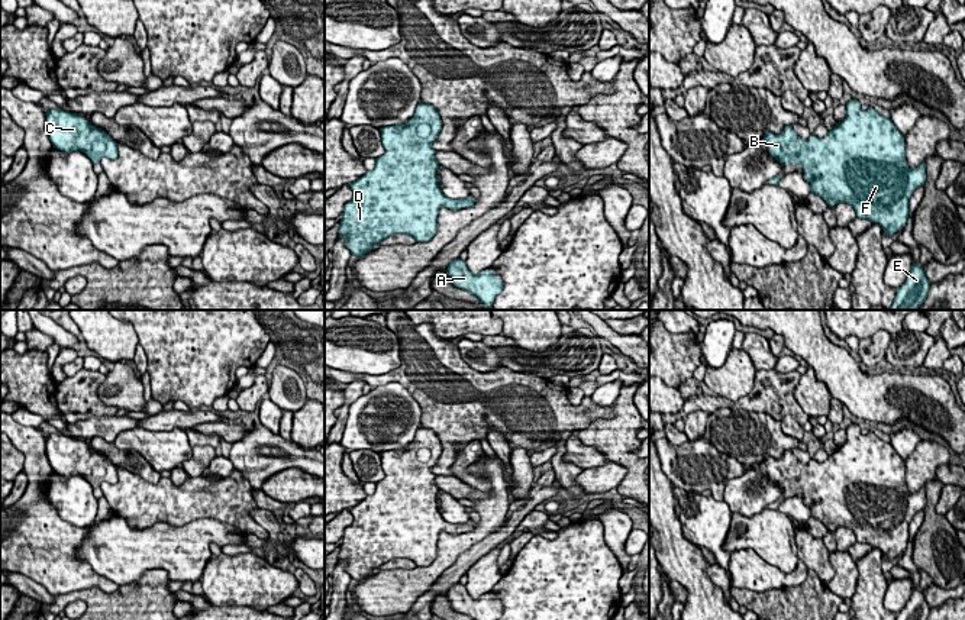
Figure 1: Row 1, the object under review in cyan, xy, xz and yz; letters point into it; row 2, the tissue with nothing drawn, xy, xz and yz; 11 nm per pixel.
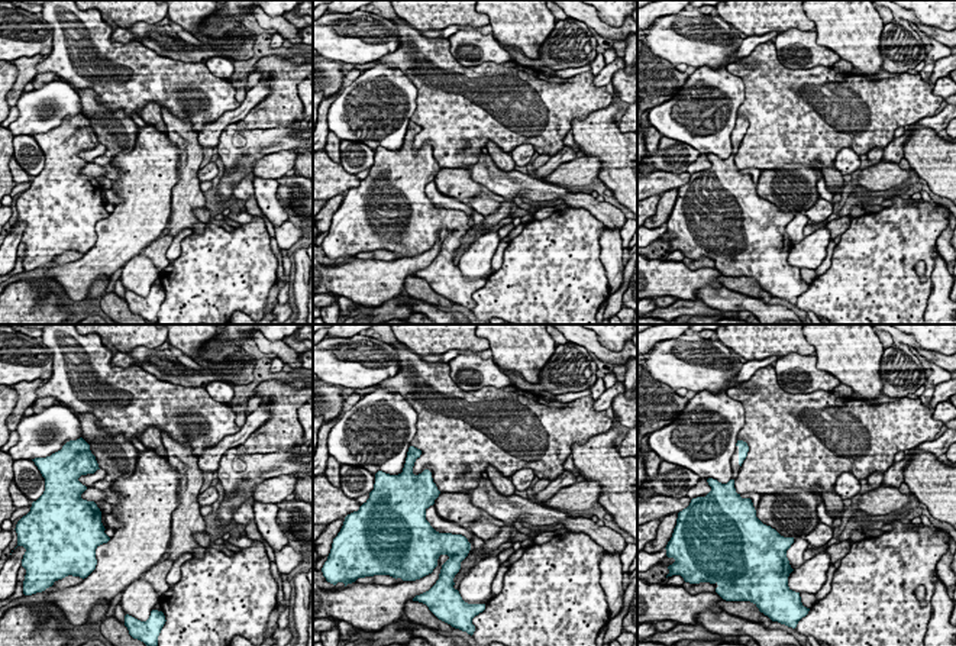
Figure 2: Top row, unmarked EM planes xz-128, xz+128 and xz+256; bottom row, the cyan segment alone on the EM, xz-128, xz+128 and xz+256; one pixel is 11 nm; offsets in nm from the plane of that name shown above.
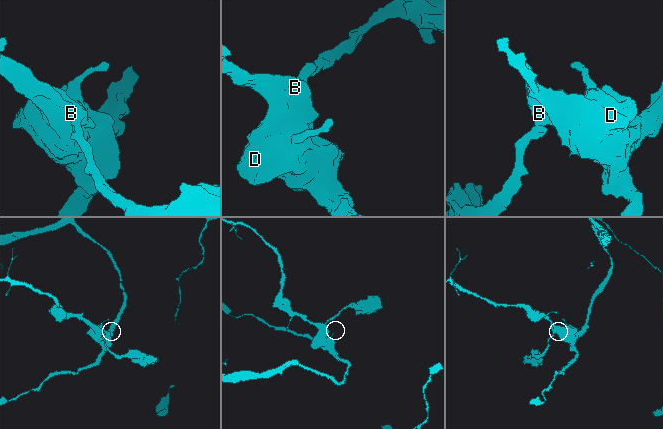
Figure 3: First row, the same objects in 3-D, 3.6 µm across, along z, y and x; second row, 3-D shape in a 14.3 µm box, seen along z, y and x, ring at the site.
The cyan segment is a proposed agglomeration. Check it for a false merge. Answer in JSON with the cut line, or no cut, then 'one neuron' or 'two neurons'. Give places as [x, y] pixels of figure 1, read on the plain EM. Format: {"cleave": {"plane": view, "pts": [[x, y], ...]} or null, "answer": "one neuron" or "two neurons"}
{"cleave": null, "answer": "one neuron"}

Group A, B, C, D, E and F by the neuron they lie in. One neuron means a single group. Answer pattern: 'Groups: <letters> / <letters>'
Groups: A B C D E F

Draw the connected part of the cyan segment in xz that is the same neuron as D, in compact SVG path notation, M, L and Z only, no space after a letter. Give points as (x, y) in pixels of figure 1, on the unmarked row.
M419 427L414 440L406 449L385 451L380 455L385 477L375 484L371 495L349 510L354 521L345 529L339 550L339 561L346 564L346 572L358 582L393 559L410 559L416 566L430 565L436 558L440 532L459 535L474 530L475 526L472 520L449 523L439 513L439 487L432 471L442 455L436 432Z

